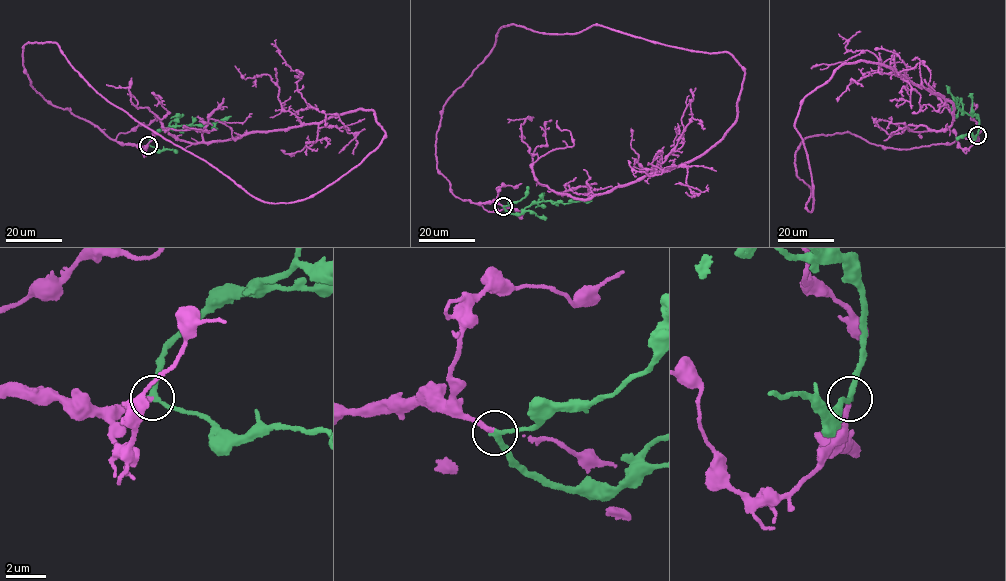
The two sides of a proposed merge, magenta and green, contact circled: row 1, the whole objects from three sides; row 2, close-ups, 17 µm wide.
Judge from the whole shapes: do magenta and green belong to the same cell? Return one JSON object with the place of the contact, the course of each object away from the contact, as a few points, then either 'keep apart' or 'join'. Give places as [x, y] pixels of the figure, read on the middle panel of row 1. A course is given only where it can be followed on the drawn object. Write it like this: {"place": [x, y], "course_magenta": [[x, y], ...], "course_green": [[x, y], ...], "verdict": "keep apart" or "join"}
{"place": [503, 206], "course_magenta": [[503, 206], [458, 198], [435, 155], [502, 26], [745, 72], [721, 138], [586, 198], [538, 182], [507, 119]], "course_green": [[503, 206], [511, 213], [518, 214], [539, 202], [591, 201]], "verdict": "join"}

